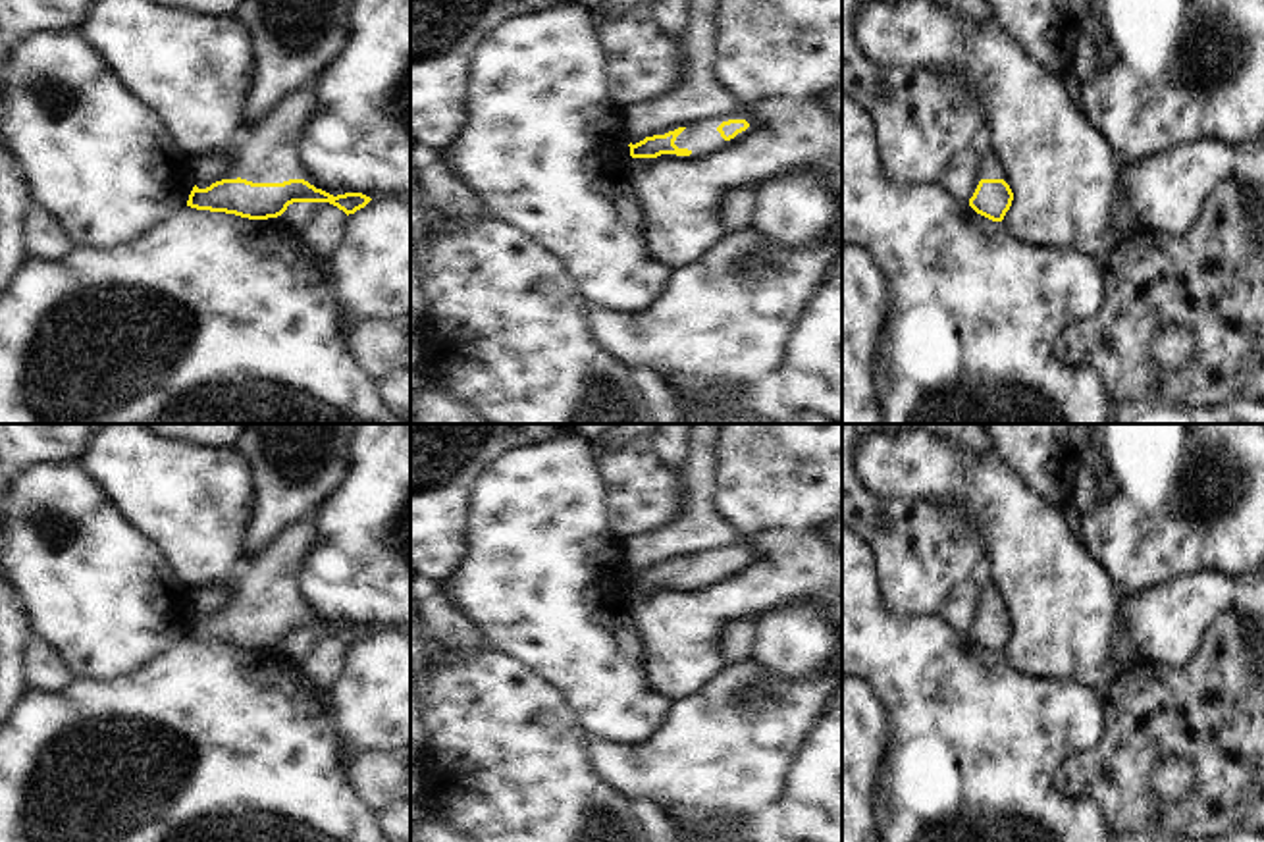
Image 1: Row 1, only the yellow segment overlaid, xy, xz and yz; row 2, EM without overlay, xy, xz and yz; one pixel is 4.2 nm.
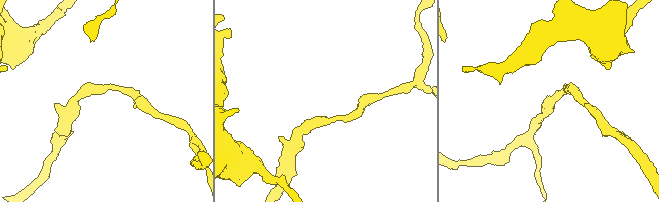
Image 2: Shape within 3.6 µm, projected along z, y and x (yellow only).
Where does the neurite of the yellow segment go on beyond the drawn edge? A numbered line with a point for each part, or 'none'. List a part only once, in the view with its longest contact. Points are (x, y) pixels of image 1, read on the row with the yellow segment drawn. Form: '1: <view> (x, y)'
1: xy (270, 153)

